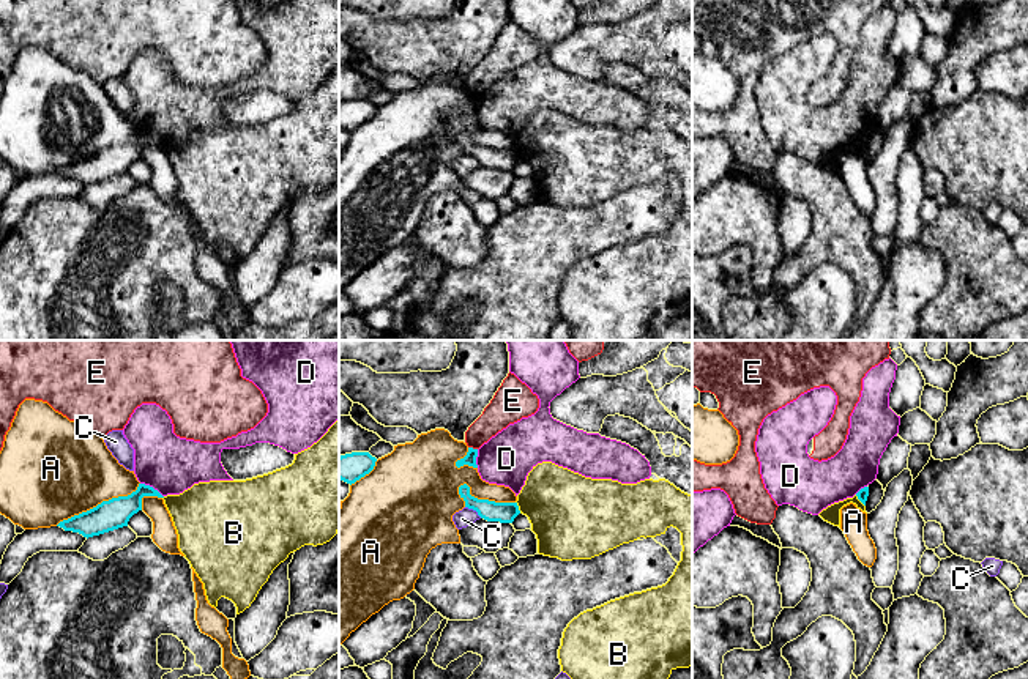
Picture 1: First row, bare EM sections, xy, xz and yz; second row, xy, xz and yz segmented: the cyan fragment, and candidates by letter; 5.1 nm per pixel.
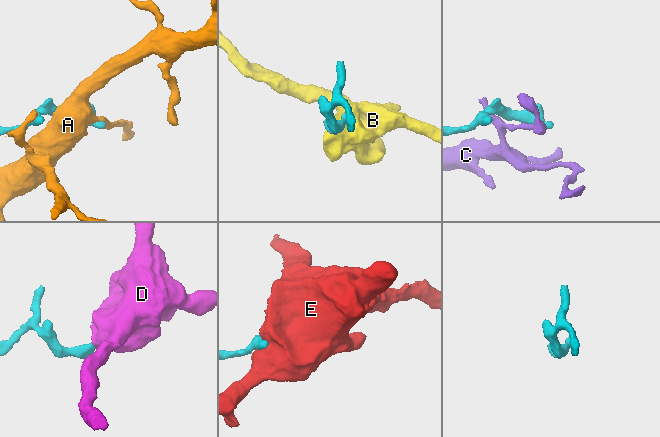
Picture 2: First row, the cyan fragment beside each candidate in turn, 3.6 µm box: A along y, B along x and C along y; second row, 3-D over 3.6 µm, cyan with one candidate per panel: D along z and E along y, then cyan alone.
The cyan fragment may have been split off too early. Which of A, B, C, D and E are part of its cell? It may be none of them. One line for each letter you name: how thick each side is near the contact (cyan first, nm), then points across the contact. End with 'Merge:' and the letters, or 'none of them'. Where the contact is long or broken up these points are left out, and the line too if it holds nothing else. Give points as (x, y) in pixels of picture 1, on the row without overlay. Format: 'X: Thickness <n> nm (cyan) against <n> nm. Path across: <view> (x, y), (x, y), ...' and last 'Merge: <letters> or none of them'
Merge: none of them

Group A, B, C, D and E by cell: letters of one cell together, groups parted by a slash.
A / B / C / D / E

